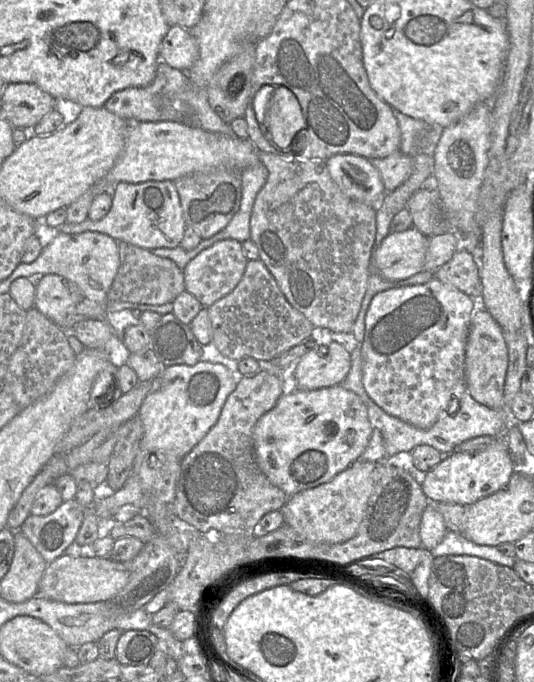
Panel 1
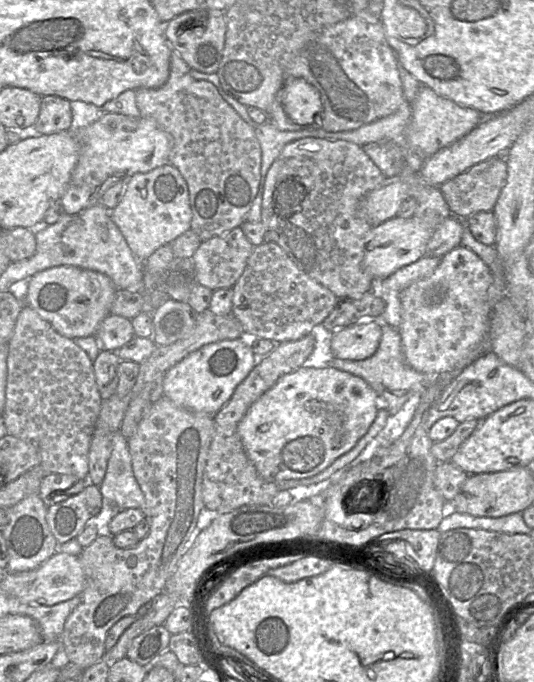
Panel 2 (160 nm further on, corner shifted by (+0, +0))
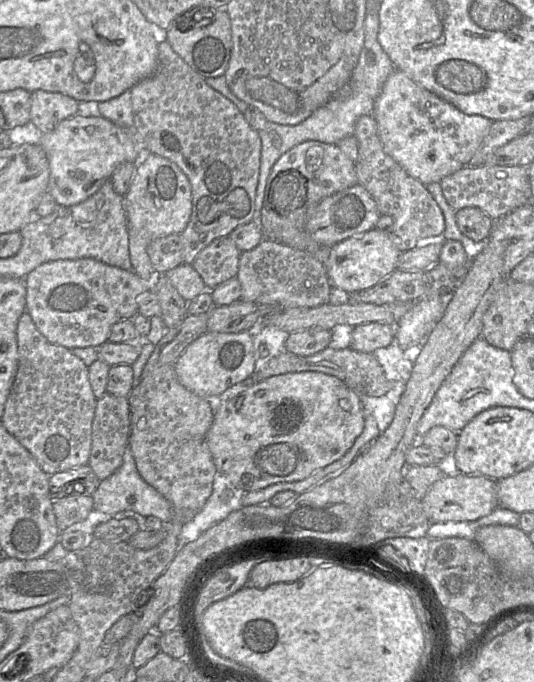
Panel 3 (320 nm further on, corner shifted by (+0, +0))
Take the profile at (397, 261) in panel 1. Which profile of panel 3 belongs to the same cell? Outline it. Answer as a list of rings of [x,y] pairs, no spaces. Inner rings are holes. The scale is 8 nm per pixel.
[[[374,228],[331,247],[324,267],[333,289],[343,296],[349,296],[376,286],[393,273],[400,254],[391,233]]]

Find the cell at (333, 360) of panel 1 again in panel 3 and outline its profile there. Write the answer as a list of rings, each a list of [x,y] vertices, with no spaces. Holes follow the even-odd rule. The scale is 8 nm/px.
[[[382,323],[362,324],[353,328],[350,348],[362,353],[373,353],[389,346],[394,341],[394,336],[395,326]]]

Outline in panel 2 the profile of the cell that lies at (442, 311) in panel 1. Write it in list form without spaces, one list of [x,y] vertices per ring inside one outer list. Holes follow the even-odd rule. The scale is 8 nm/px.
[[[459,245],[440,259],[431,275],[412,283],[401,292],[401,322],[398,332],[405,361],[411,368],[425,375],[449,373],[458,369],[460,360],[467,356],[473,345],[488,337],[492,314],[488,297],[491,282],[489,266],[470,249]]]

